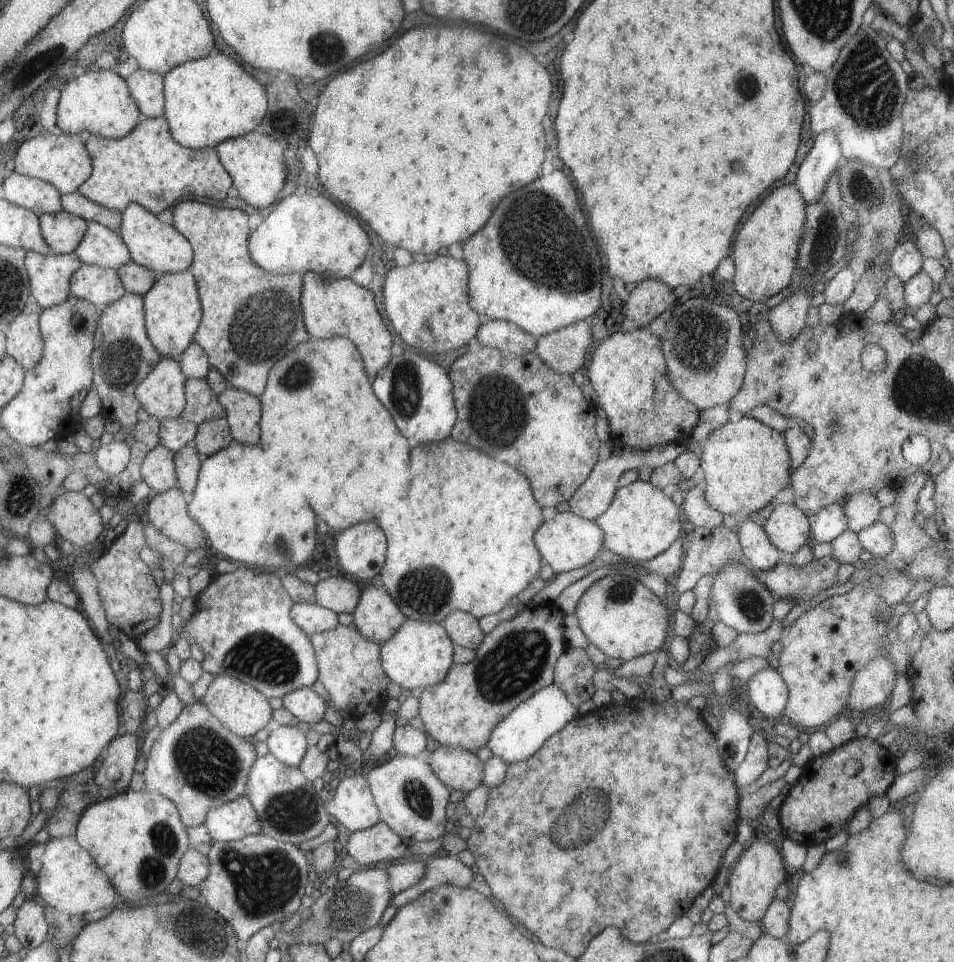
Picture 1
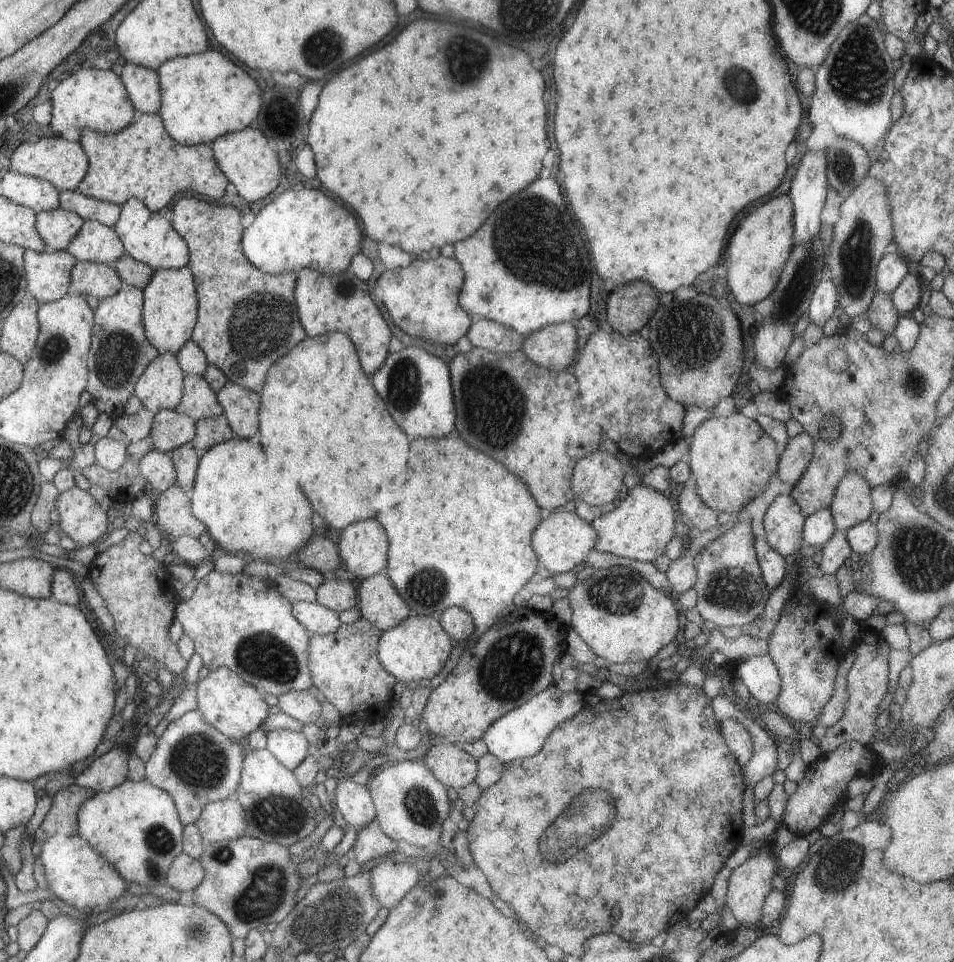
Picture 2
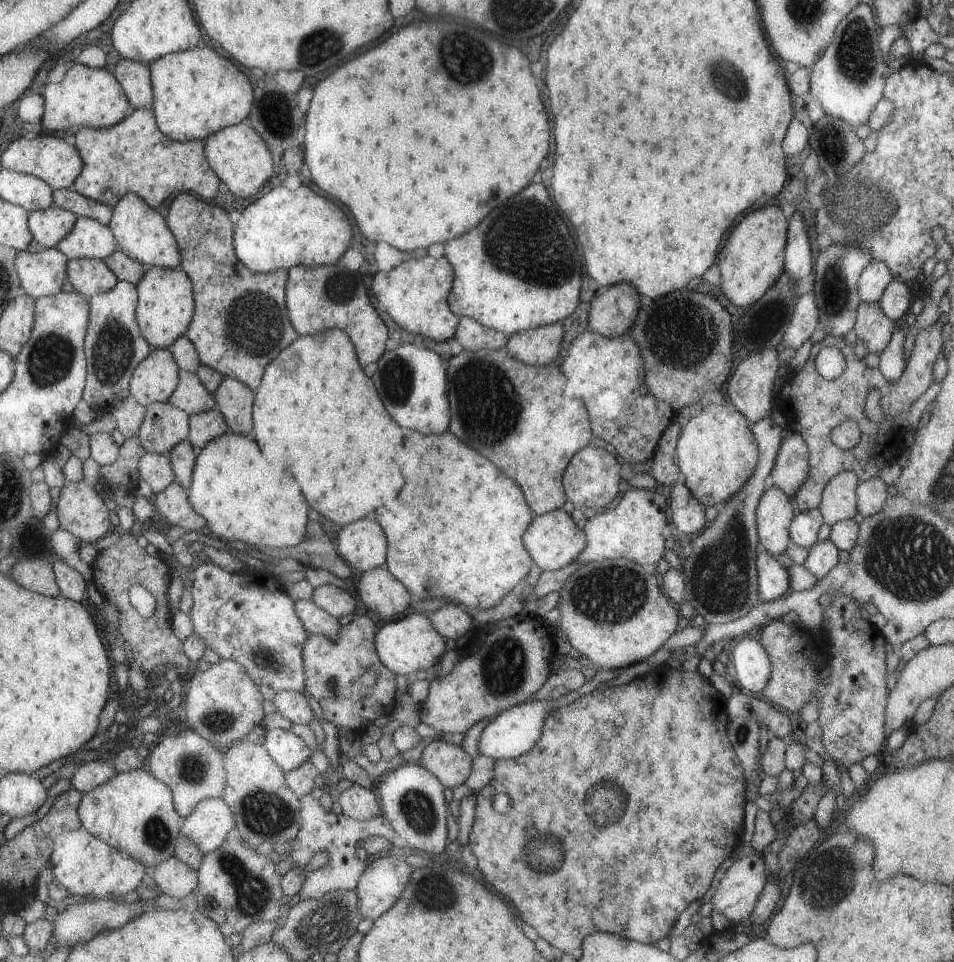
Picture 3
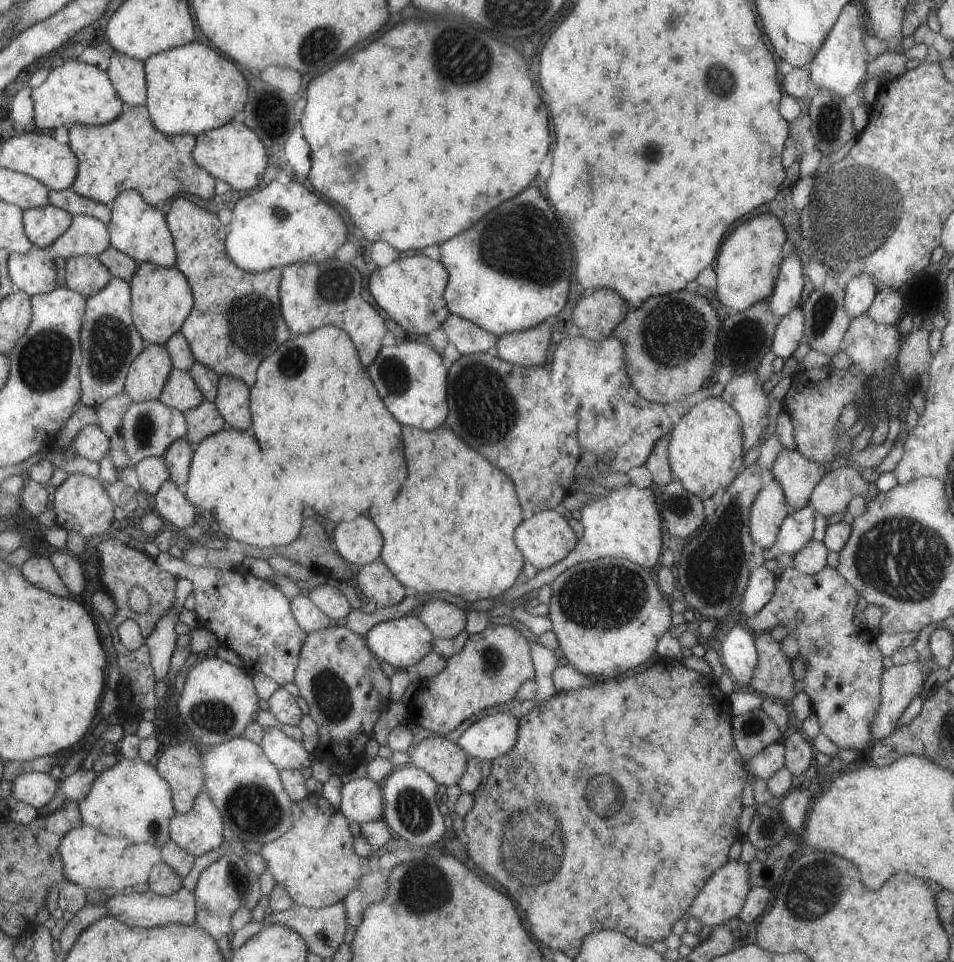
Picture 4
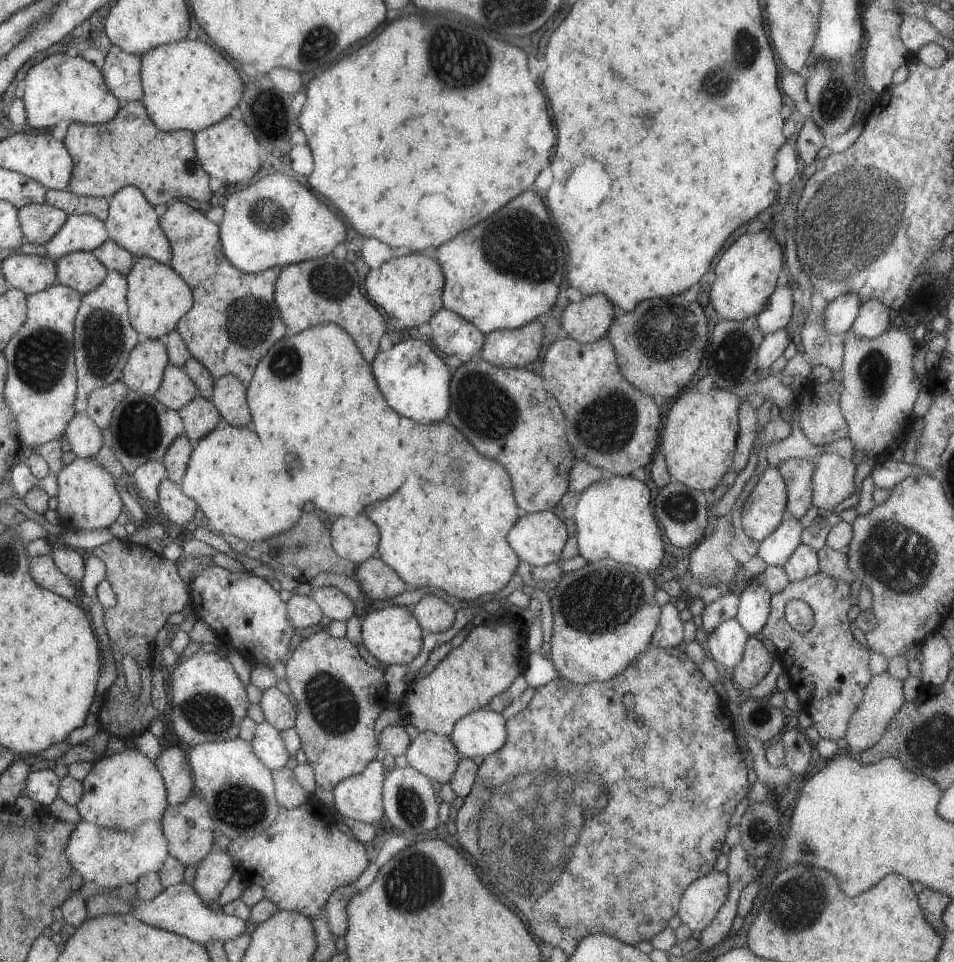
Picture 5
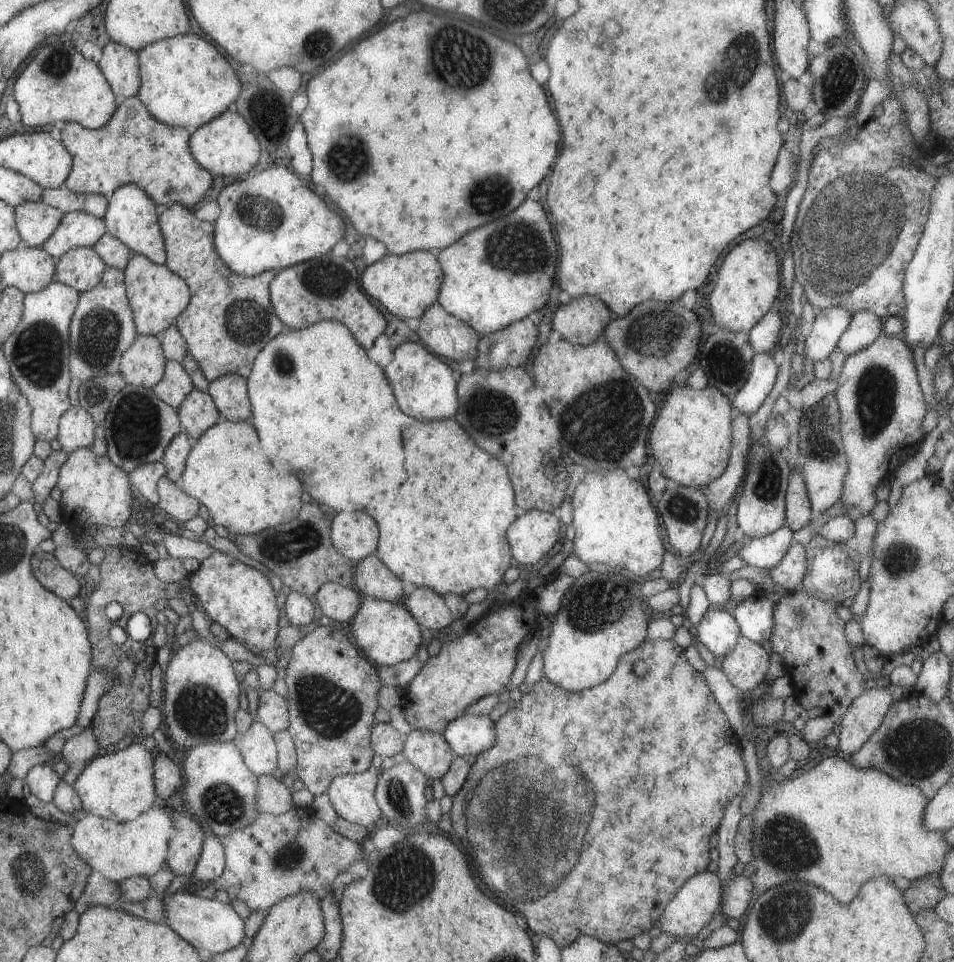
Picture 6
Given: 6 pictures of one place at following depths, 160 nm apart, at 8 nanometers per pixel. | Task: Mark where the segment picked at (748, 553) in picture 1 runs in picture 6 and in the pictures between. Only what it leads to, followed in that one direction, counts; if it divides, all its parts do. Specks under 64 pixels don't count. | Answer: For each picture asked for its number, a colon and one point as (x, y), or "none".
2: (772, 565)
3: (772, 579)
4: (759, 589)
5: (754, 601)
6: (753, 615)

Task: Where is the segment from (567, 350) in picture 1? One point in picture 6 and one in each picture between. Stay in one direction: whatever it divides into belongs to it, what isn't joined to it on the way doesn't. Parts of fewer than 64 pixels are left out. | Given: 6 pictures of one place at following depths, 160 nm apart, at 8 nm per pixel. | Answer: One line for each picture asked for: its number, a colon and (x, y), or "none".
2: (552, 347)
3: (538, 346)
4: (527, 348)
5: (506, 348)
6: (510, 347)

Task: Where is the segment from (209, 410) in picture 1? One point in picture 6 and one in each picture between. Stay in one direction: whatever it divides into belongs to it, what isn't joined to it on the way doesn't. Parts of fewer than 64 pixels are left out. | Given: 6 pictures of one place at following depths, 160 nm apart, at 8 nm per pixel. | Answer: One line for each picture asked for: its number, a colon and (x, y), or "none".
2: (198, 401)
3: (190, 396)
4: (179, 392)
5: (175, 390)
6: (174, 386)

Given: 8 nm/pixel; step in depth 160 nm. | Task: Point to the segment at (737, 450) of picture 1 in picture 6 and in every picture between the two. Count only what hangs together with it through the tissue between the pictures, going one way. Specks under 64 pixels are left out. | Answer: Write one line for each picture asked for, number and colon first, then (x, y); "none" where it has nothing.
2: (732, 458)
3: (715, 451)
4: (705, 452)
5: (698, 441)
6: (690, 439)

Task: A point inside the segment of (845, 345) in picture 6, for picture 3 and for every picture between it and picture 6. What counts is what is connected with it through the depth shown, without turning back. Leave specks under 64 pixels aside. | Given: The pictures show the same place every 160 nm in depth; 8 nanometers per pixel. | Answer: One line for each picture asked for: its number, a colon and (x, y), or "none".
3: (895, 302)
4: (886, 307)
5: (873, 318)

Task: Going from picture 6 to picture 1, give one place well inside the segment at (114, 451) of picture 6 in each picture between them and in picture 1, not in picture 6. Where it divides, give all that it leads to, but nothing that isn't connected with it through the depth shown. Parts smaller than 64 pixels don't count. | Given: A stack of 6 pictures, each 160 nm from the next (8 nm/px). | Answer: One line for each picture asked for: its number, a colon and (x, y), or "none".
1: (175, 433)
2: (169, 430)
3: (163, 426)
4: (149, 427)
5: (142, 428)

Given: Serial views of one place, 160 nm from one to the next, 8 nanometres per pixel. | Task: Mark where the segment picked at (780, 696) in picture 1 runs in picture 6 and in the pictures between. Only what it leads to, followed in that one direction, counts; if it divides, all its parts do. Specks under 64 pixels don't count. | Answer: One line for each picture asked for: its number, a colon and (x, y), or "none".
2: (758, 673)
3: (751, 664)
4: (738, 654)
5: (726, 643)
6: (718, 631)

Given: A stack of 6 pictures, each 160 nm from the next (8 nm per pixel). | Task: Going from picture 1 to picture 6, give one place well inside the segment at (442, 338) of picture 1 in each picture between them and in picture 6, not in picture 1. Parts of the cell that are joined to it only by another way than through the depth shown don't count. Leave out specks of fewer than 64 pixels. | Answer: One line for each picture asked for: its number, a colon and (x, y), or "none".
2: (422, 299)
3: (414, 293)
4: (411, 289)
5: (408, 286)
6: (405, 285)

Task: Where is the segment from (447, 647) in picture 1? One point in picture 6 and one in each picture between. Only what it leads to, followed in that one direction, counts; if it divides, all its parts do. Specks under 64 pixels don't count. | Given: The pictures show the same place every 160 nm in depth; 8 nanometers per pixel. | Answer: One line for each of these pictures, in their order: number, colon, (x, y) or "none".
2: (416, 649)
3: (408, 644)
4: (402, 642)
5: (392, 635)
6: (386, 633)

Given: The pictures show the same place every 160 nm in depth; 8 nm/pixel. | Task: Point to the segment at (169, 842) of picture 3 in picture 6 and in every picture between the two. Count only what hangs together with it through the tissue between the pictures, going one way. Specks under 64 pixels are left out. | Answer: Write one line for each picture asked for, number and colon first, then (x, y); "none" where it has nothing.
4: (130, 800)
5: (124, 790)
6: (116, 785)

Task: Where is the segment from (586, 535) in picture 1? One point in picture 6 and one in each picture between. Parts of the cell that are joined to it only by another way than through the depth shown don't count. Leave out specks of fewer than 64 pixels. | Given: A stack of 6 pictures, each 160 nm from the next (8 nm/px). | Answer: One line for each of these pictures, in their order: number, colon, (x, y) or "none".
2: (561, 540)
3: (552, 540)
4: (545, 538)
5: (537, 538)
6: (531, 536)

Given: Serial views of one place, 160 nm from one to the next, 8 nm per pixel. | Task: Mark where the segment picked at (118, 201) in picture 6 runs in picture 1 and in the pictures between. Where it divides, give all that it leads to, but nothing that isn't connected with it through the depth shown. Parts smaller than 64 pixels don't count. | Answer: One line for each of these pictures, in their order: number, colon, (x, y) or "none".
1: (152, 244)
2: (146, 237)
3: (140, 232)
4: (137, 229)
5: (131, 222)

